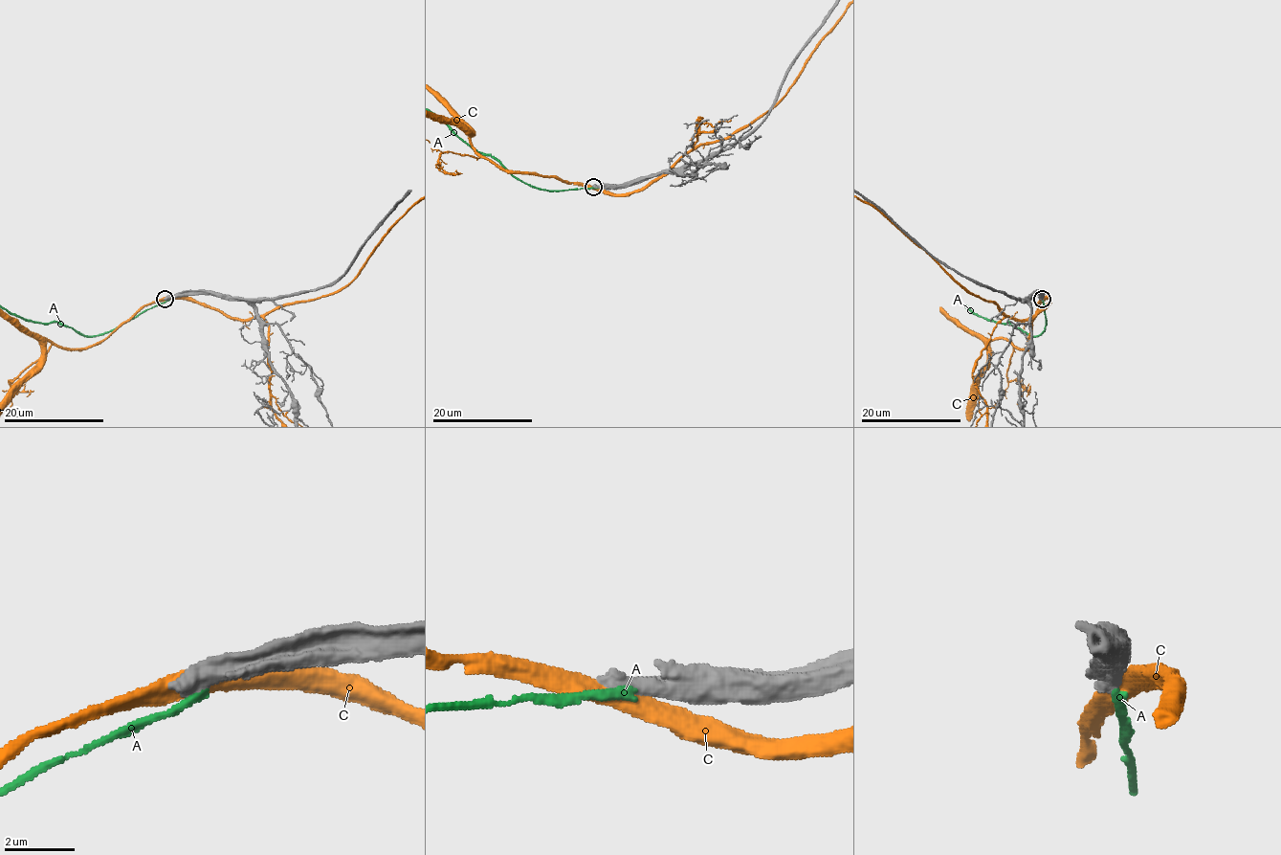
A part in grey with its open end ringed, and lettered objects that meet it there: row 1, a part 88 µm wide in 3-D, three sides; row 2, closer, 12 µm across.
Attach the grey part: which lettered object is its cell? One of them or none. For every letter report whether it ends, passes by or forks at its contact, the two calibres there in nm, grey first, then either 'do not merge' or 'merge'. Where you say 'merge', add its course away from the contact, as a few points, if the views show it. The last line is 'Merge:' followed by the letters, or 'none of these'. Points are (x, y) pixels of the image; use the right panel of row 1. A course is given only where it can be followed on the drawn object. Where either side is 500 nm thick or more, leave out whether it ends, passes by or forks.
A: calibres 600 and 260 nm; do not merge
C: calibres 650 and 440 nm; do not merge
Merge: none of these

